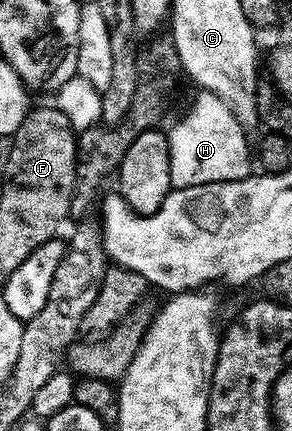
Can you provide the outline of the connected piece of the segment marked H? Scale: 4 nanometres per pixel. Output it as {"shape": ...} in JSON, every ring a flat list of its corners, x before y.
{"shape":[[203,90,195,93,192,109,173,126,167,129,172,167,172,187,193,188,195,184,241,180,249,175,248,136,245,125,241,124,226,106,222,98]]}

